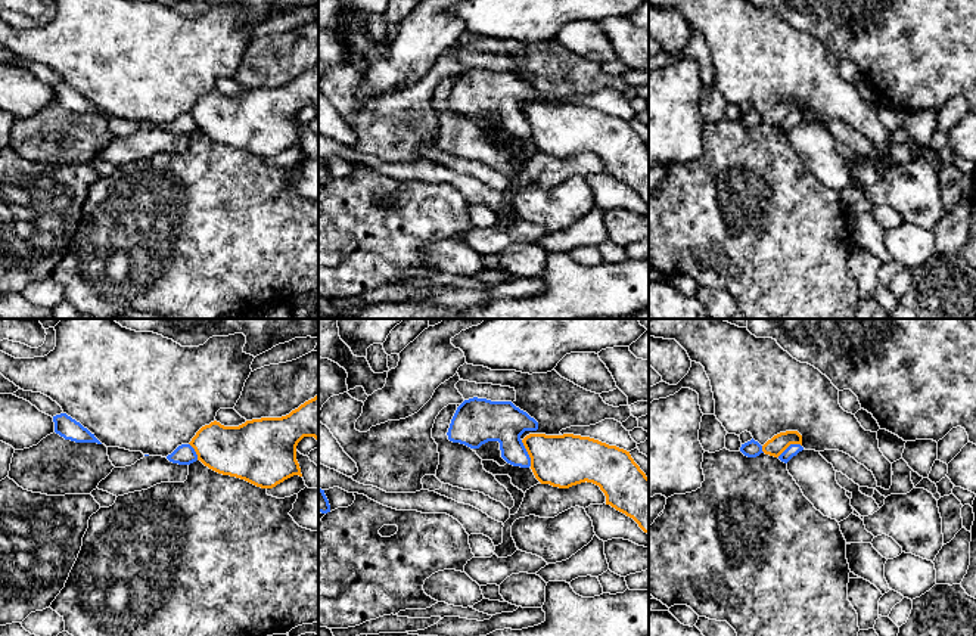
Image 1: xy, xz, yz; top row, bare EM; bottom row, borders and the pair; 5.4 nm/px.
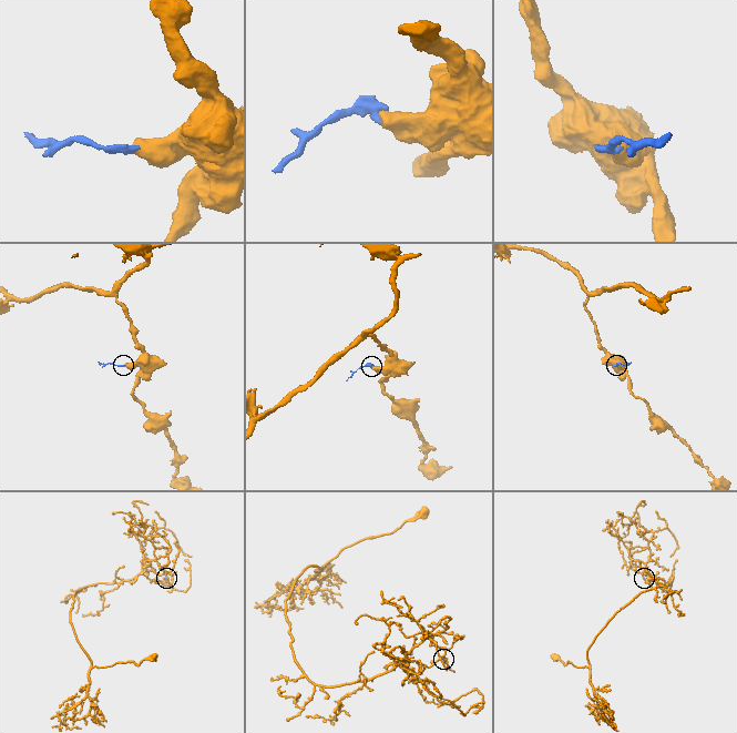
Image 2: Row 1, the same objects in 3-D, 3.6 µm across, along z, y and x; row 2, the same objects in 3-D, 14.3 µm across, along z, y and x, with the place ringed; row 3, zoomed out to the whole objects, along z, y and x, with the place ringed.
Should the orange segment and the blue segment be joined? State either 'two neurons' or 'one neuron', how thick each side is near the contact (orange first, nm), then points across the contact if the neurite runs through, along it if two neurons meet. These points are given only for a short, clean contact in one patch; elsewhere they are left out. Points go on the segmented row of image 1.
two neurons; calibres 280 and 220 nm; border xz (521, 440), (531, 465)

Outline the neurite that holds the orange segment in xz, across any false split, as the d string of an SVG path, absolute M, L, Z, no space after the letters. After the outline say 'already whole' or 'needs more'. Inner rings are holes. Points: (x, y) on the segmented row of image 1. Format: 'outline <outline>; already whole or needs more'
outline M529 434L522 443L531 457L531 469L541 484L569 488L585 481L593 483L604 493L606 505L632 518L649 534L649 478L630 452L574 434Z; already whole

